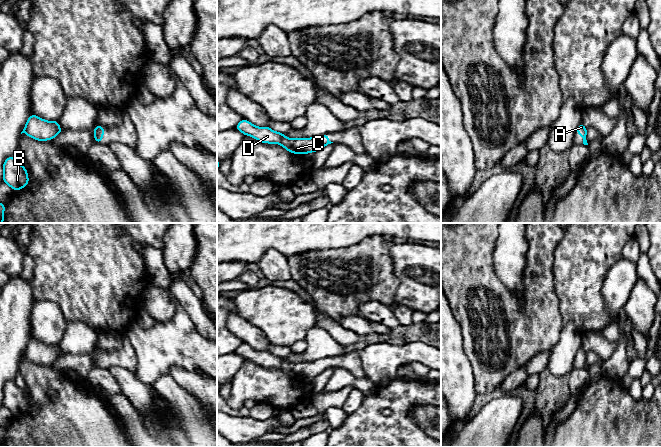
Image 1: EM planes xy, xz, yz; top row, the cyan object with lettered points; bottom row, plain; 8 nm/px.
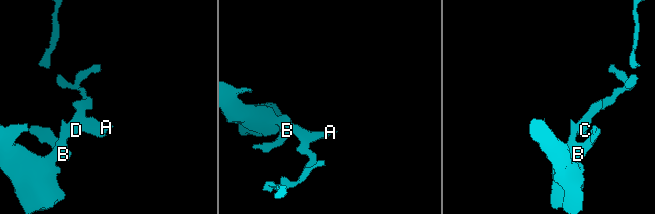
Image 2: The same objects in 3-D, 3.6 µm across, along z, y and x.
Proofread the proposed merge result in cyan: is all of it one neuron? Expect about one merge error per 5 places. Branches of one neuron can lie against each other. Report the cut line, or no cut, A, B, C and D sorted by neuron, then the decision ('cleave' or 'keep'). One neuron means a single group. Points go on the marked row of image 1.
no cut; A B C D; keep

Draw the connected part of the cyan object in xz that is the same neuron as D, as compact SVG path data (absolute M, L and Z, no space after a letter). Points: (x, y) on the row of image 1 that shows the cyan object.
M242 119L236 126L236 130L245 136L251 136L261 143L280 144L283 148L293 154L309 154L331 144L327 134L317 135L312 138L288 138L280 132L270 129L268 126L257 127L246 119Z

